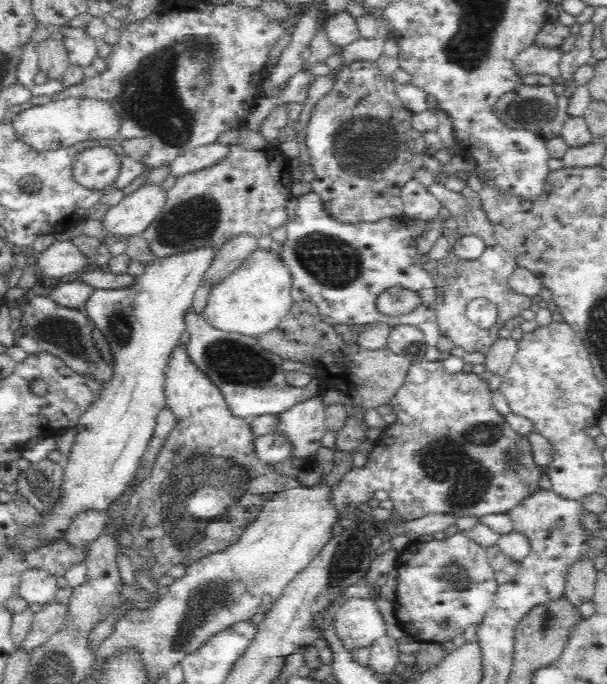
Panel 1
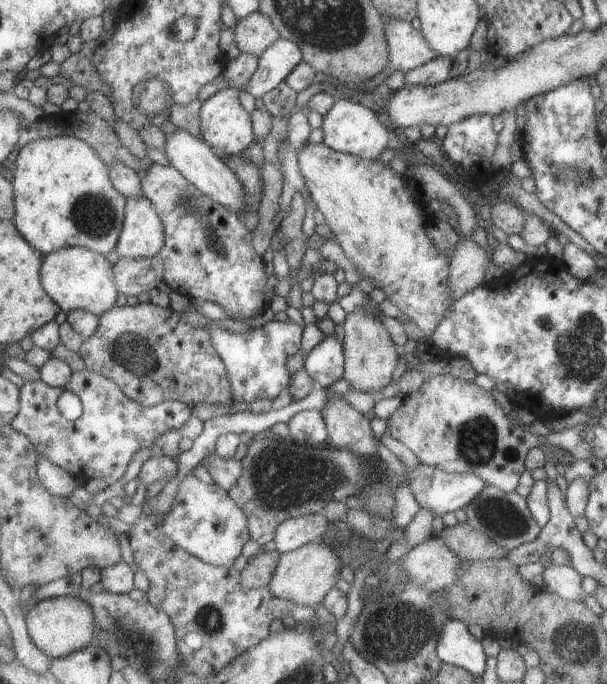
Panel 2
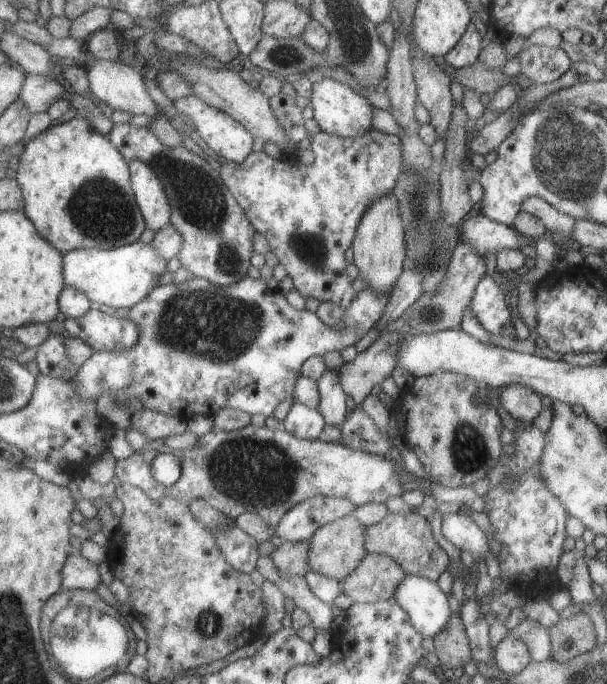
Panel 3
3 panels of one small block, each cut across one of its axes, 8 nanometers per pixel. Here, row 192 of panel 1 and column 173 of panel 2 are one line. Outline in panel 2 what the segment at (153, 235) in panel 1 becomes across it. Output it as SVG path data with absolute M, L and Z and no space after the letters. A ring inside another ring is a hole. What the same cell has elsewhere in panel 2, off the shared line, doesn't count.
M153 163L147 172L140 173L143 192L151 200L151 204L162 217L166 230L166 247L160 256L163 258L164 282L172 290L183 297L198 301L210 301L225 311L229 318L247 320L262 309L269 308L270 302L265 300L265 260L253 248L253 232L238 218L237 213L227 210L219 202L211 200L173 166Z

